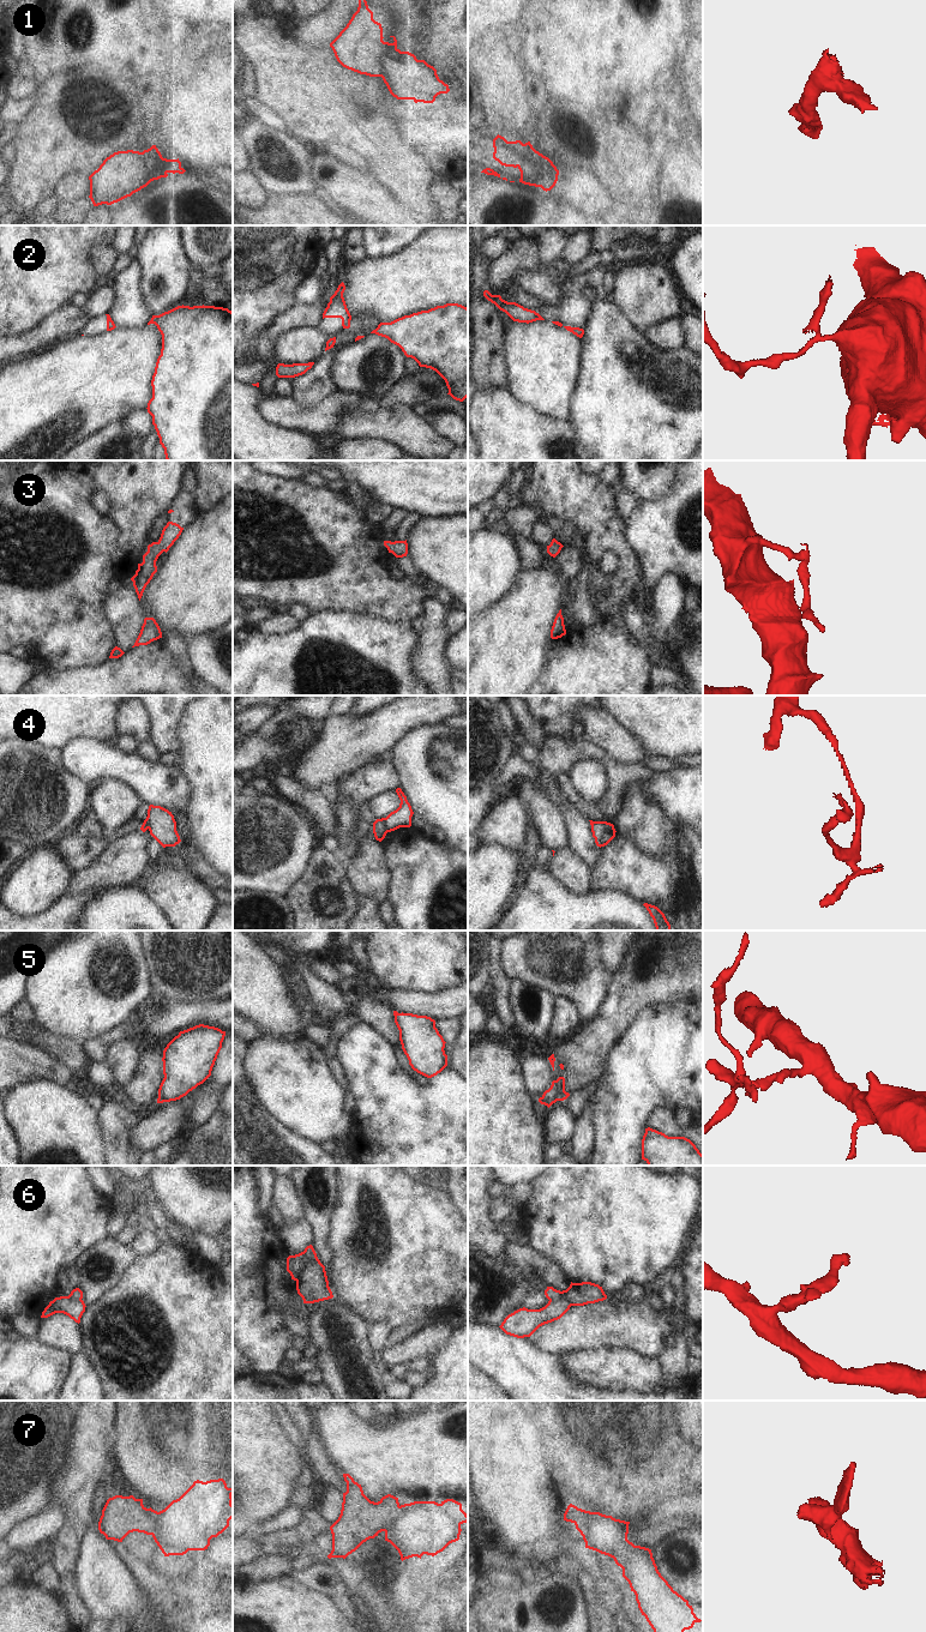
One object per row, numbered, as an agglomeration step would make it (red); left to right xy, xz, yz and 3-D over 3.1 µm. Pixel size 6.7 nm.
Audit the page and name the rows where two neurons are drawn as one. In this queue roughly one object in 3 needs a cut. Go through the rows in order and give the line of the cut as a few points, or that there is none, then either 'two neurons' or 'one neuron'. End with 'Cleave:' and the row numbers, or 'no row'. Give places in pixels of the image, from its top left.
1: cut xz (396, 48), (390, 54), (384, 54), (380, 58), (380, 76); two neurons
2: cut xz (349, 321), (343, 327); two neurons
3: cut none; one neuron
4: cut xz (379, 819), (388, 831); two neurons
5: cut none; one neuron
6: cut xz (316, 1253), (295, 1280); two neurons
7: cut xz (400, 1506), (396, 1518), (384, 1530); two neurons
Cleave: 1, 2, 4, 6, 7

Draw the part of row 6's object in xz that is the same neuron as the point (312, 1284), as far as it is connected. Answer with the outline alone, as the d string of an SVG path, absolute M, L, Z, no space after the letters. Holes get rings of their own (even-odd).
M317 1253L313 1254L314 1260L296 1278L296 1290L302 1297L303 1303L314 1303L333 1297L329 1287L325 1266L315 1258Z

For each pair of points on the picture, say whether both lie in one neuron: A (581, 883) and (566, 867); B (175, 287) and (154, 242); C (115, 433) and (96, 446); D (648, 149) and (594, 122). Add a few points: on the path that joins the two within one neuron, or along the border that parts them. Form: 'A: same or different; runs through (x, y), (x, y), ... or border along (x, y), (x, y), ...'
A: same; runs through (578, 879), (570, 871)
B: same; runs through (164, 276), (160, 253)
C: same; runs through (110, 438), (101, 446)
D: same; runs through (635, 149), (620, 149), (607, 136)

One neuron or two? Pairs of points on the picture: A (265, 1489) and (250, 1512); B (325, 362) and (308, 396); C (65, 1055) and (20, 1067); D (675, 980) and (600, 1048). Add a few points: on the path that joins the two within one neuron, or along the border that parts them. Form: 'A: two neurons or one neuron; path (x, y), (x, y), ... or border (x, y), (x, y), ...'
A: one neuron; path (259, 1495), (250, 1506)
B: one neuron; path (322, 371), (322, 380), (314, 387)
C: two neurons; border (32, 1043), (55, 1057), (77, 1073)
D: one neuron; path (654, 982), (608, 1027)

